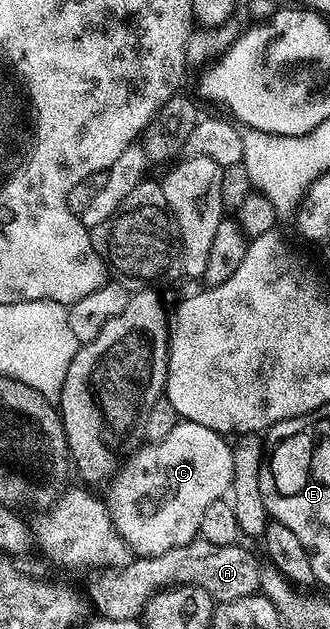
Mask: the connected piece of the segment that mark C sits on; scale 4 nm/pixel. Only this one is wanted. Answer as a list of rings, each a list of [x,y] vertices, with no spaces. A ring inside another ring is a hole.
[[[180,420],[166,438],[156,443],[145,443],[139,450],[123,461],[111,483],[112,500],[110,511],[112,521],[136,556],[157,556],[166,554],[166,550],[174,550],[178,546],[186,546],[200,534],[202,514],[219,505],[219,500],[229,495],[234,474],[232,461],[233,445],[227,444],[221,433],[210,430],[206,426],[198,426],[198,422]]]

